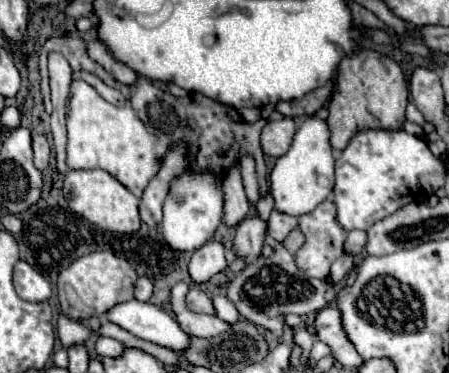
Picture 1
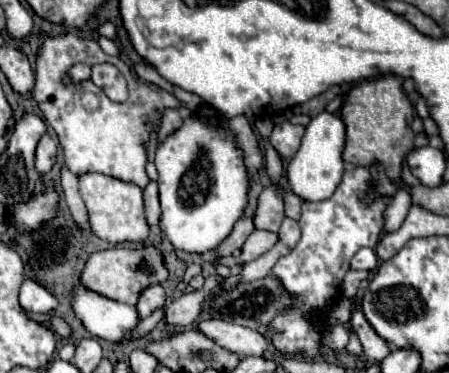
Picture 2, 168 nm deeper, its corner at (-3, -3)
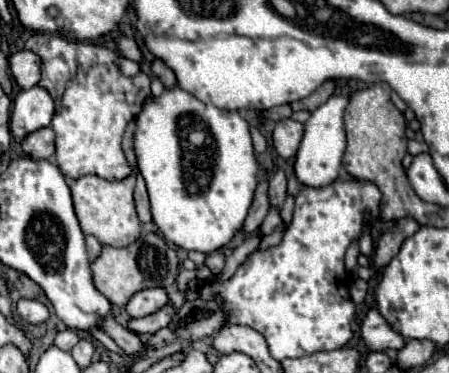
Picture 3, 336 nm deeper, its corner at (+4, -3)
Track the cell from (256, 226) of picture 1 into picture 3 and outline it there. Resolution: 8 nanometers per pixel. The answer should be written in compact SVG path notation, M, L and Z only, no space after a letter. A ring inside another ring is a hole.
M277 169L269 179L269 201L271 207L281 207L287 197L287 177L281 169Z

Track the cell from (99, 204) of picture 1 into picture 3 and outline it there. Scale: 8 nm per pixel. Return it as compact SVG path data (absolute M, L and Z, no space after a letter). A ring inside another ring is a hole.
M135 125L127 126L125 131L122 148L126 159L129 162L132 172L129 177L121 179L121 181L105 181L99 179L97 175L85 175L79 177L73 185L71 185L71 195L73 195L73 203L75 203L75 213L77 219L81 223L83 235L93 235L97 237L97 241L101 245L111 245L111 247L127 247L133 241L137 241L139 233L141 233L141 223L137 219L135 213L135 205L133 205L133 187L136 185L136 176L138 167L136 155L133 149L133 135Z

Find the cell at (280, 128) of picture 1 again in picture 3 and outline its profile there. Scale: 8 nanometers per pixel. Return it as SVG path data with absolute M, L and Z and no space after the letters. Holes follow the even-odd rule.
M283 119L273 129L273 145L277 153L285 159L295 157L301 139L303 139L303 123L297 123L293 119Z

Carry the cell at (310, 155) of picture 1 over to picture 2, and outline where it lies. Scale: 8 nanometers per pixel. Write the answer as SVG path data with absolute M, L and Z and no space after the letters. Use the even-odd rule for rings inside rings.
M322 111L320 115L312 117L306 133L302 137L302 145L292 157L286 177L288 185L294 195L298 195L302 201L316 203L320 199L328 199L332 191L340 185L340 179L344 175L344 161L342 161L342 149L344 149L344 123L340 117Z

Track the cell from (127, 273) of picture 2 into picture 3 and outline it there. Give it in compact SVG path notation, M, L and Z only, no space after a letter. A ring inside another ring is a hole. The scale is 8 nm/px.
M145 233L141 235L133 247L103 247L101 257L91 263L93 269L93 281L95 287L113 303L119 307L125 307L127 301L141 289L151 287L169 287L177 279L177 267L179 259L175 249L167 247L165 239L157 233Z

